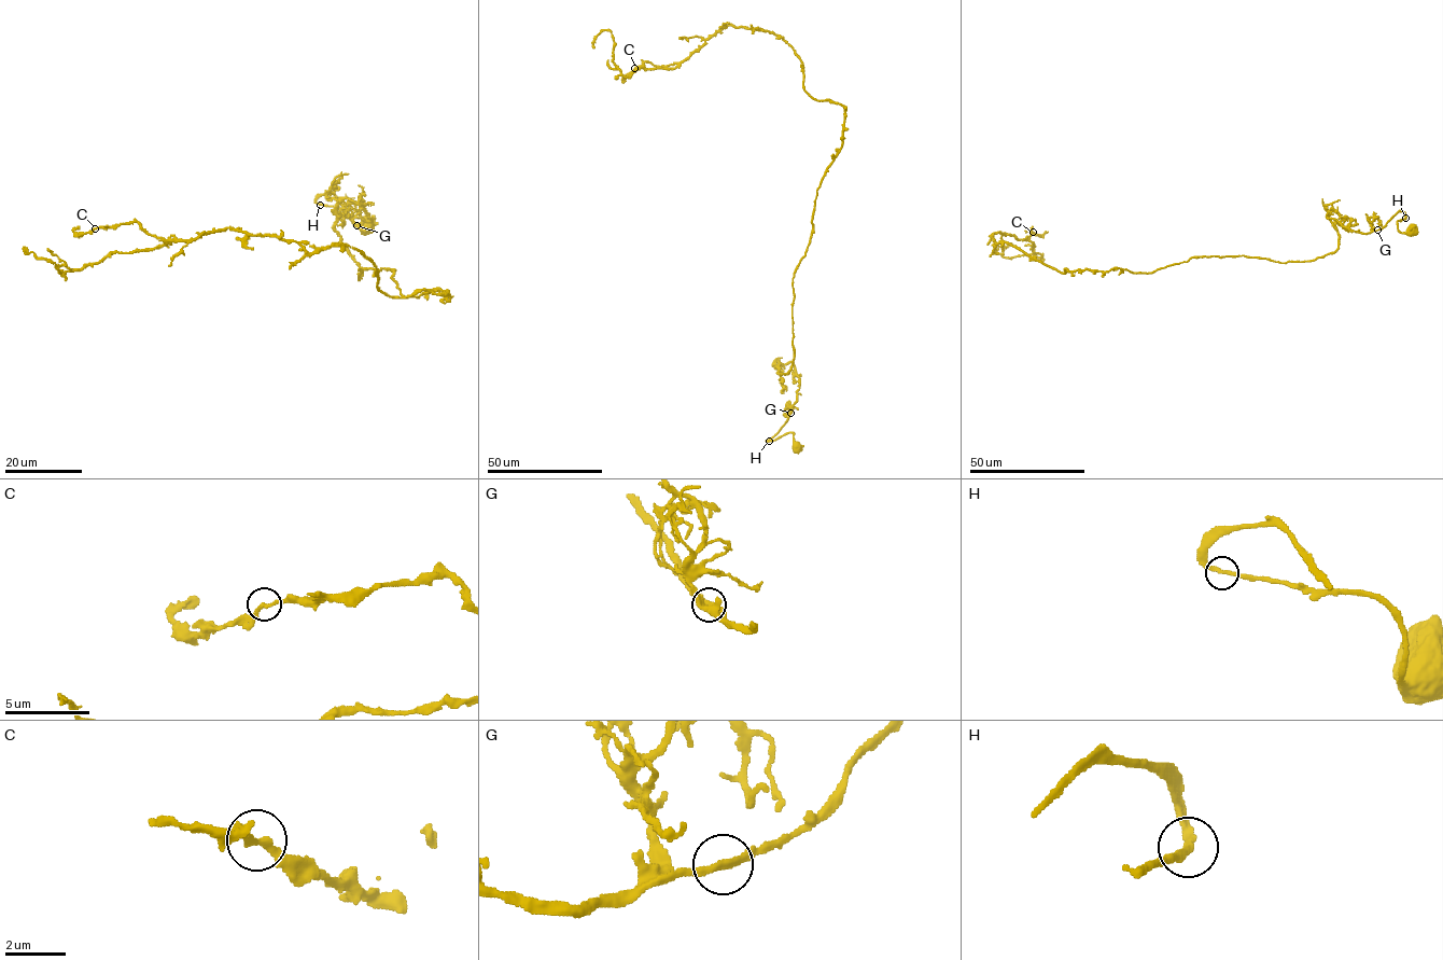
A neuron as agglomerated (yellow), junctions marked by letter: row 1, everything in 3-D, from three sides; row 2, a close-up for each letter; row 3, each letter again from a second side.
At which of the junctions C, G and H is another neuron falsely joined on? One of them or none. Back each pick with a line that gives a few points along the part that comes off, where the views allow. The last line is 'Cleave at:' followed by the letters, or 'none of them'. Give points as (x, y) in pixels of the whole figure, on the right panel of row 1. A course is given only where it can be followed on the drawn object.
Cleave at: none of them

